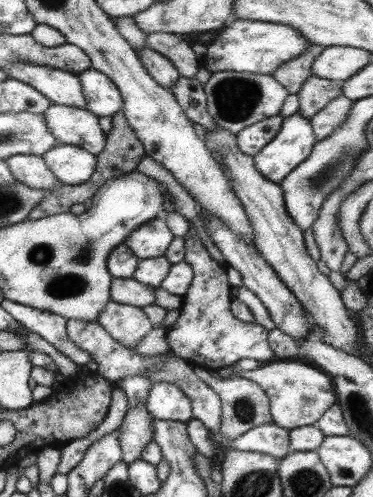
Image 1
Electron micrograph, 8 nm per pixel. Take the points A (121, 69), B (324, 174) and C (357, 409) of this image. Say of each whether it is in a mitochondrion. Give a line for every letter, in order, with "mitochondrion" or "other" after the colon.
A: other
B: mitochondrion
C: mitochondrion

